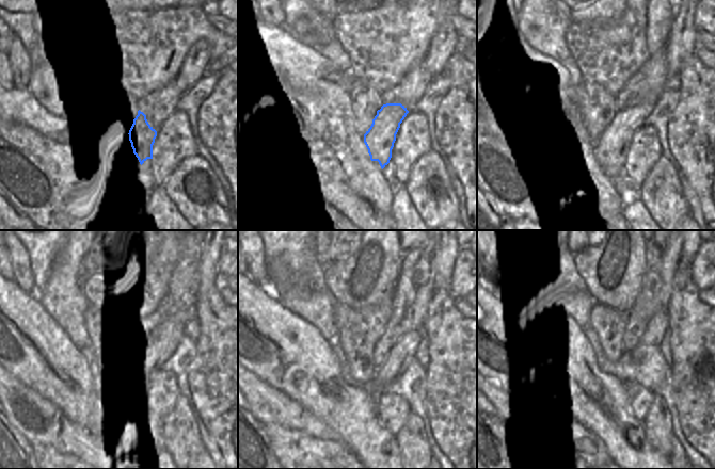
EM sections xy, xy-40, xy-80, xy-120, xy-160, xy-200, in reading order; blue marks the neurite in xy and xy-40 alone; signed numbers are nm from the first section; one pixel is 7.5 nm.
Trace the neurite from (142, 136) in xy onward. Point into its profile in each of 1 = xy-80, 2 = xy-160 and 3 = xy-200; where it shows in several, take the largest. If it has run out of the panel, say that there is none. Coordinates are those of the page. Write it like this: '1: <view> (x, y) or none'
1: xy-80 (616, 140)
2: xy-160 (396, 361)
3: xy-200 (656, 327)

